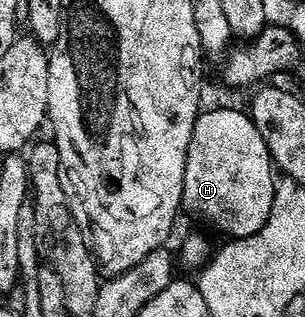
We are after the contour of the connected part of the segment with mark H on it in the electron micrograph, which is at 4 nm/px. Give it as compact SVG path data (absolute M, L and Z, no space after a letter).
M215 108L212 112L204 111L200 115L199 121L195 124L193 138L189 142L189 154L185 162L185 182L183 183L183 208L191 216L196 216L199 220L204 220L211 228L216 228L219 232L224 232L225 237L236 240L247 239L250 236L257 235L258 232L266 226L271 216L274 206L275 191L277 185L277 172L273 167L271 151L267 148L265 138L261 138L261 130L257 130L255 121L251 119L246 111L238 112L235 108Z

